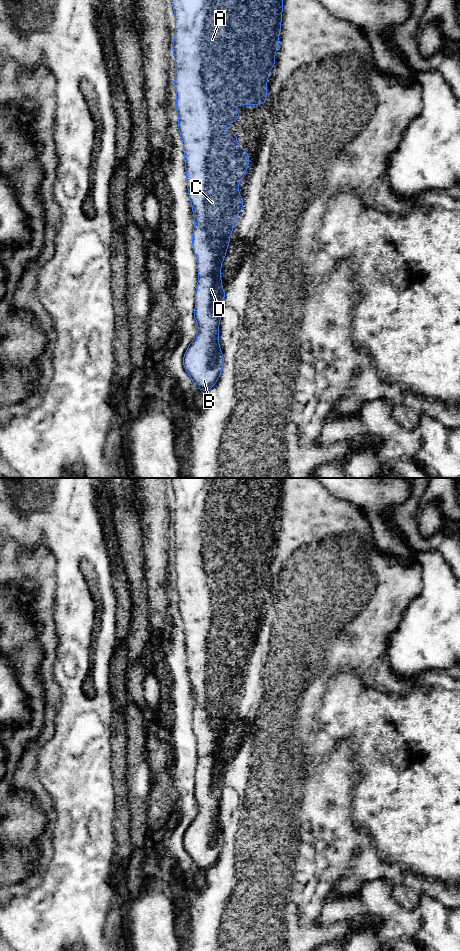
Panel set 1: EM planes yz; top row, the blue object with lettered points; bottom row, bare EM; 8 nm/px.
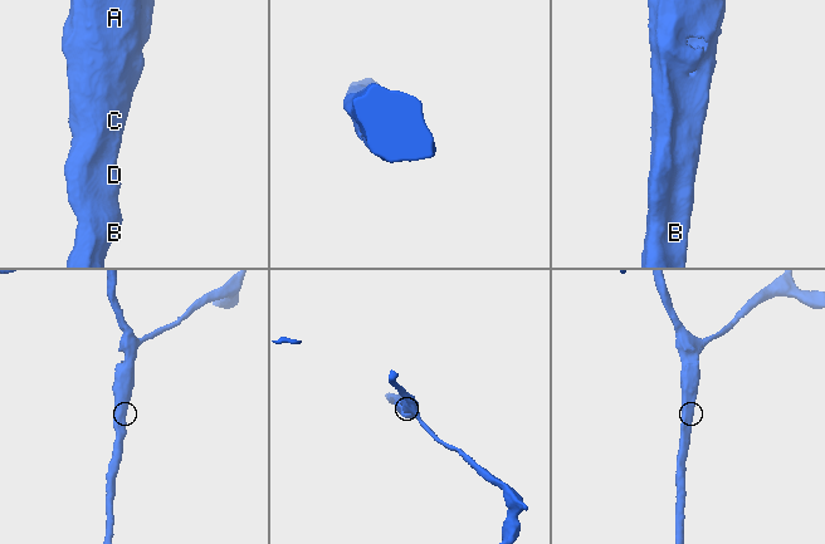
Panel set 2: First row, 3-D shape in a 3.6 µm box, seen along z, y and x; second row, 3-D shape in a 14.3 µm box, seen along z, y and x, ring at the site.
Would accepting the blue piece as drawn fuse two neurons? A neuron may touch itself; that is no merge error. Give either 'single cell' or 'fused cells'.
single cell

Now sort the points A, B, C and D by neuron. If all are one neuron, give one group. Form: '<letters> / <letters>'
A B C D

